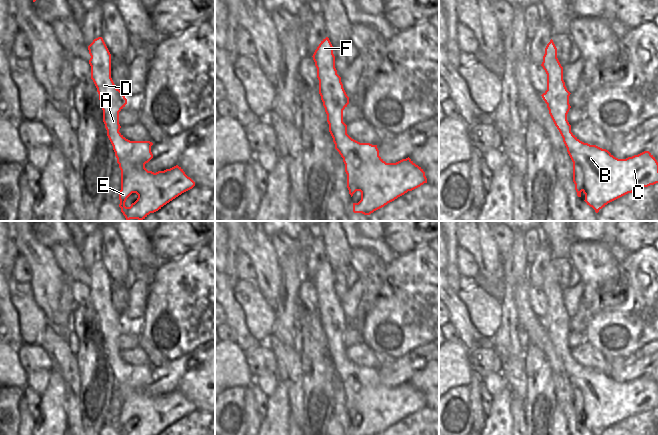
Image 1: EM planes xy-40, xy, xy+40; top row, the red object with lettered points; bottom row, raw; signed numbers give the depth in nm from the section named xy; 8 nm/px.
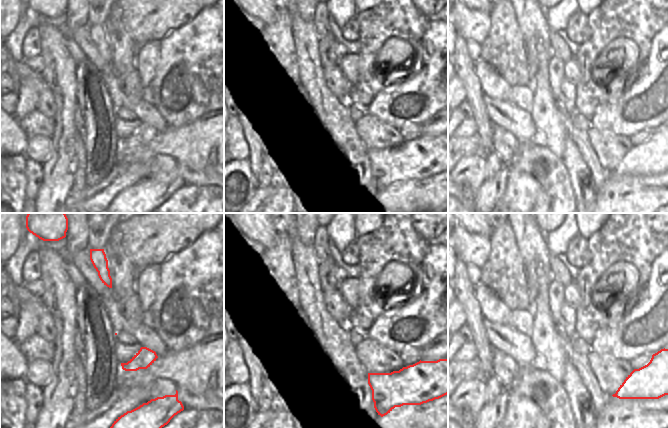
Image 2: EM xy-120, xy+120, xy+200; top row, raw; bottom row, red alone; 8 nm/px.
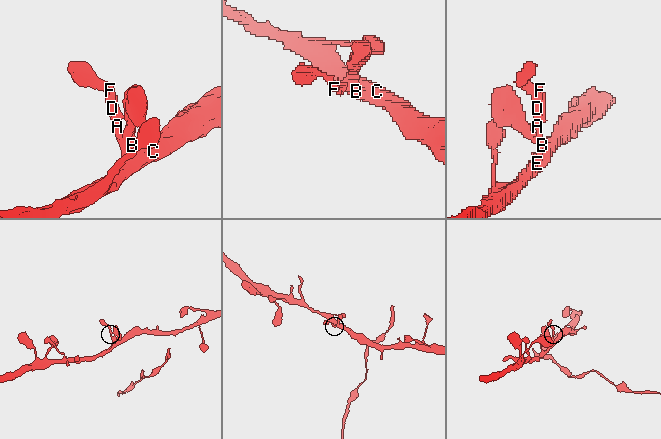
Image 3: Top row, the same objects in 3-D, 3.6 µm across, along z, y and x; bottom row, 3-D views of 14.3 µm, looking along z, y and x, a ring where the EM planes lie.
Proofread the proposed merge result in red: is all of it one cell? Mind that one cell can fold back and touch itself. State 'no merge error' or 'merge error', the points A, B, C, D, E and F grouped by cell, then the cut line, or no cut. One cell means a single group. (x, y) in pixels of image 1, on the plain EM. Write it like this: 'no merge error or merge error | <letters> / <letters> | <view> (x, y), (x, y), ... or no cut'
no merge error | A B C D E F | no cut

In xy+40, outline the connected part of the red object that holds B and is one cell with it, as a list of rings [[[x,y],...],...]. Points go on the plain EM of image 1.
[[[552,263],[541,290],[547,298],[547,314],[541,320],[573,386],[577,420],[583,416],[587,429],[599,435],[628,417],[658,407],[658,386],[649,375],[618,383],[606,373],[580,365],[571,356],[567,344],[571,317],[565,310],[563,291]]]

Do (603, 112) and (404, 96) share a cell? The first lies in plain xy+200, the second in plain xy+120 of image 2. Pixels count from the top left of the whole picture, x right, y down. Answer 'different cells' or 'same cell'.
same cell

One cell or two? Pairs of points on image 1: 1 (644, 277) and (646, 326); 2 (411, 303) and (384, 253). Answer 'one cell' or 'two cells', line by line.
1: one cell
2: two cells

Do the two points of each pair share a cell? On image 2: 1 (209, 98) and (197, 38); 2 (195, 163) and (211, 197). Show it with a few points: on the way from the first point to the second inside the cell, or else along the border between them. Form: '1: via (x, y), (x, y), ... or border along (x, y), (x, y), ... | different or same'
1: via (209, 83), (209, 53) | same
2: border along (184, 184), (213, 185) | different

